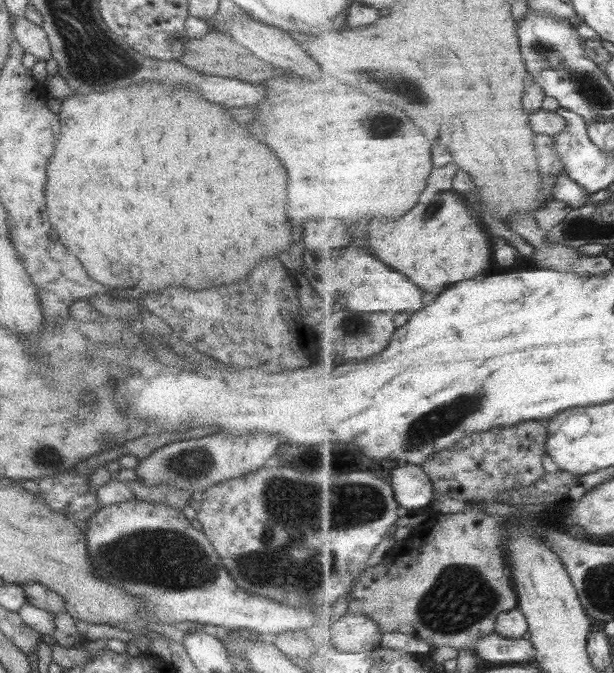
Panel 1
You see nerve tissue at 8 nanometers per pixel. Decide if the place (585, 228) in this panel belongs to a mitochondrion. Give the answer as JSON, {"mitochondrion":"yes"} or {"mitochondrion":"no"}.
{"mitochondrion":"yes"}

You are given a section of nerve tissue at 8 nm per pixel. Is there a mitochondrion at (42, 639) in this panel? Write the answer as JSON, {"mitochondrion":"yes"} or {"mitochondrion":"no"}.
{"mitochondrion":"no"}

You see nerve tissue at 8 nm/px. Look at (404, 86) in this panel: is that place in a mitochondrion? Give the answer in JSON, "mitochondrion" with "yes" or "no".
{"mitochondrion":"yes"}

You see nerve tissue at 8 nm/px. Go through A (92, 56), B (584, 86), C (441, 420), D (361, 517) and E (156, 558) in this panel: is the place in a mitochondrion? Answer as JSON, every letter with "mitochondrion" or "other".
{"A":"mitochondrion","B":"mitochondrion","C":"mitochondrion","D":"mitochondrion","E":"mitochondrion"}

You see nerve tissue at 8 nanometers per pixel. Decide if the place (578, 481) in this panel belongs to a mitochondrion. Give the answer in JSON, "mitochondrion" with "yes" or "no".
{"mitochondrion":"no"}

